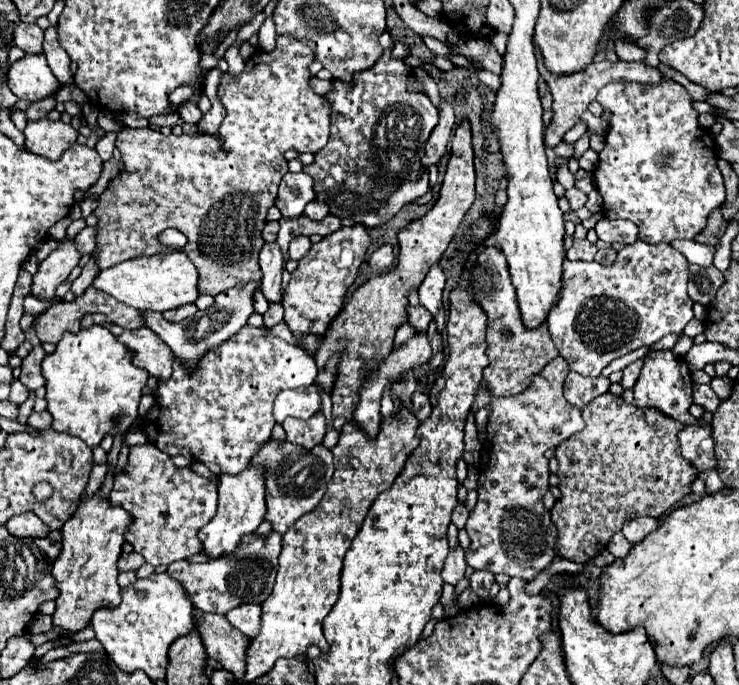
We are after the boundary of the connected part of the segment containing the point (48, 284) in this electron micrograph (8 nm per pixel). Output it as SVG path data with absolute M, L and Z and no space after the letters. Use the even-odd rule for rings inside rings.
M63 238L55 252L51 252L39 266L39 272L33 276L33 294L41 300L55 296L55 288L69 276L69 272L79 264L81 252L75 246L73 238Z

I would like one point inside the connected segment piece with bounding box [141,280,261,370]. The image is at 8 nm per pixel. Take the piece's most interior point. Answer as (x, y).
(189, 340)

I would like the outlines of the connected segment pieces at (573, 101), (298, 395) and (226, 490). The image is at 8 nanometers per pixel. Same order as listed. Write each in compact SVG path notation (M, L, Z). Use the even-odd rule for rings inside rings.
M535 44L535 54L537 54L537 64L539 64L539 72L541 76L545 78L545 82L549 84L551 88L551 94L553 94L553 122L549 124L547 128L547 134L545 134L545 142L547 146L555 148L565 132L569 128L573 128L573 124L579 122L581 114L589 108L589 104L595 100L595 96L599 94L599 88L603 88L605 84L609 82L639 82L639 84L659 84L665 76L657 70L657 68L651 68L651 66L645 66L641 62L609 62L609 60L599 60L599 62L593 62L589 64L583 72L577 72L575 76L551 76L543 64L543 56L539 52L539 46Z
M307 386L279 392L275 398L273 416L277 422L283 422L287 416L309 420L319 410L321 410L321 396L315 386Z
M247 466L245 472L219 478L219 506L211 522L199 530L199 540L203 542L209 558L219 558L225 552L233 552L243 534L255 532L265 520L265 476L261 466Z

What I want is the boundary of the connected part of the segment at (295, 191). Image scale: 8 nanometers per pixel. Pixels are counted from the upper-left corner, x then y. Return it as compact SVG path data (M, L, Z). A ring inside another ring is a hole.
M287 172L279 184L279 194L275 206L281 210L283 218L297 218L303 208L315 198L313 180L307 172Z

